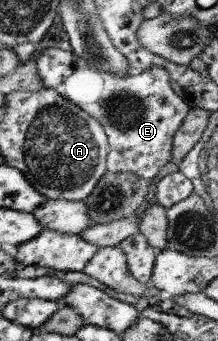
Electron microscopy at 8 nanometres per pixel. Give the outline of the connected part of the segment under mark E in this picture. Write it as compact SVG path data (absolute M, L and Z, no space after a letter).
M42 46L34 59L44 87L54 88L101 123L109 141L108 172L124 172L152 181L171 161L173 137L191 108L170 85L167 70L151 67L122 78L92 68L71 51Z

